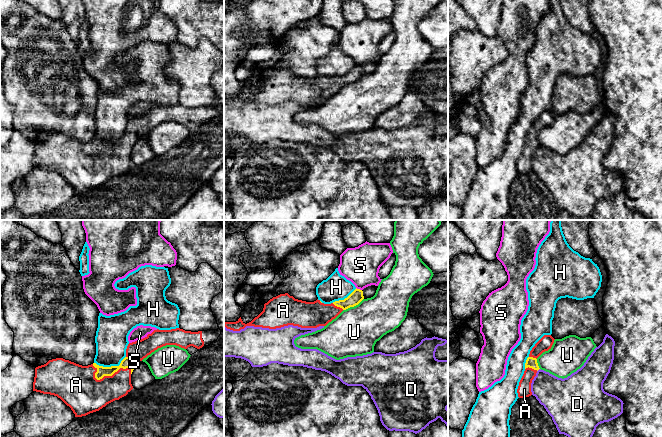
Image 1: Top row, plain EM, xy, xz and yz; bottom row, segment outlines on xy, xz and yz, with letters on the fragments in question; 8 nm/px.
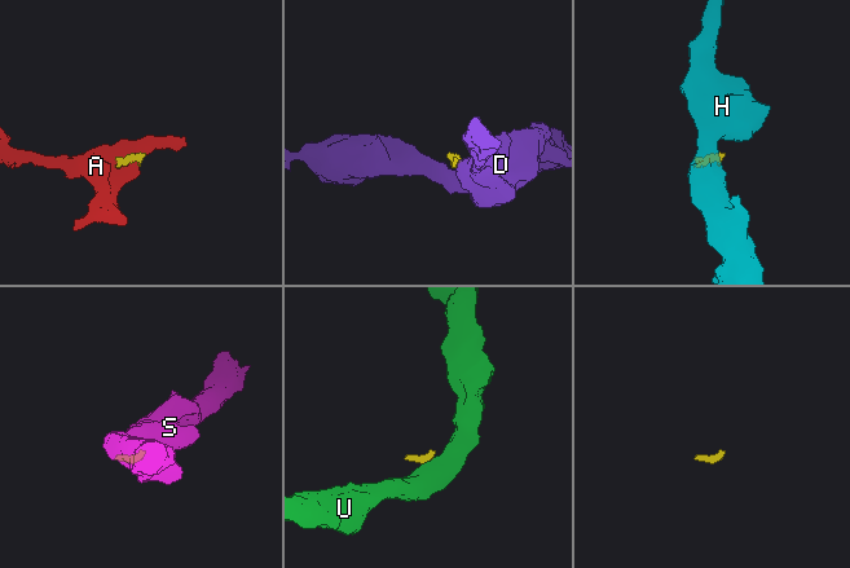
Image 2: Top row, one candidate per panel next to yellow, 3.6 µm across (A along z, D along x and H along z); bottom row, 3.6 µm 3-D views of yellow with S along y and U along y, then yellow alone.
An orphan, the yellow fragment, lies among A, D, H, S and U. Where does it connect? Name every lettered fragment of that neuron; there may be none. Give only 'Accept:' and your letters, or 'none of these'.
Accept: A

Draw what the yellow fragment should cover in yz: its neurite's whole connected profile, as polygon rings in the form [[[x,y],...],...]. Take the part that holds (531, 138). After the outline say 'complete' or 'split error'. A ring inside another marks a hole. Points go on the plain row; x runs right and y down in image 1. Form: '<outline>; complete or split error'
[[[544,111],[532,124],[529,133],[525,139],[525,147],[519,158],[517,165],[518,173],[524,174],[532,171],[531,159],[536,152],[537,147],[540,145],[537,139],[537,134],[545,127],[551,125],[554,114],[551,111]]]; split error

